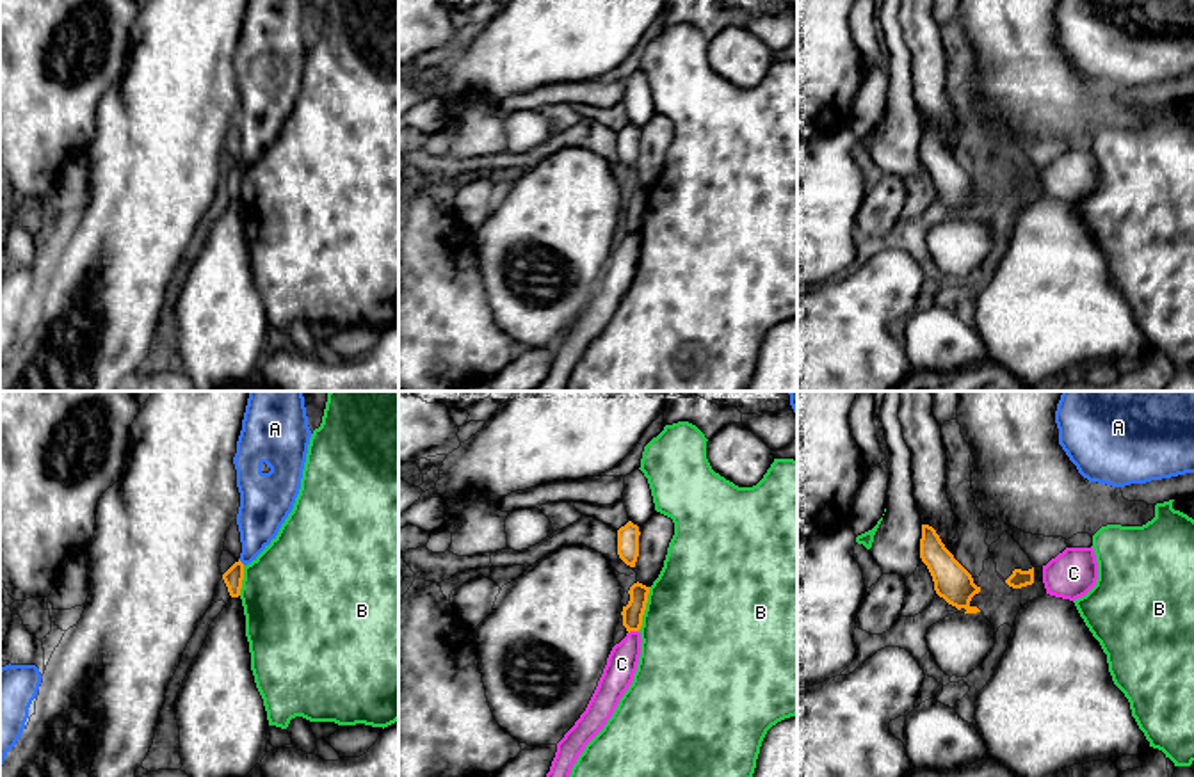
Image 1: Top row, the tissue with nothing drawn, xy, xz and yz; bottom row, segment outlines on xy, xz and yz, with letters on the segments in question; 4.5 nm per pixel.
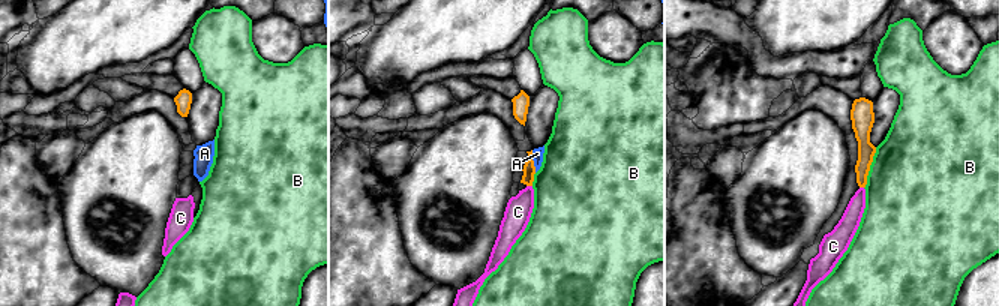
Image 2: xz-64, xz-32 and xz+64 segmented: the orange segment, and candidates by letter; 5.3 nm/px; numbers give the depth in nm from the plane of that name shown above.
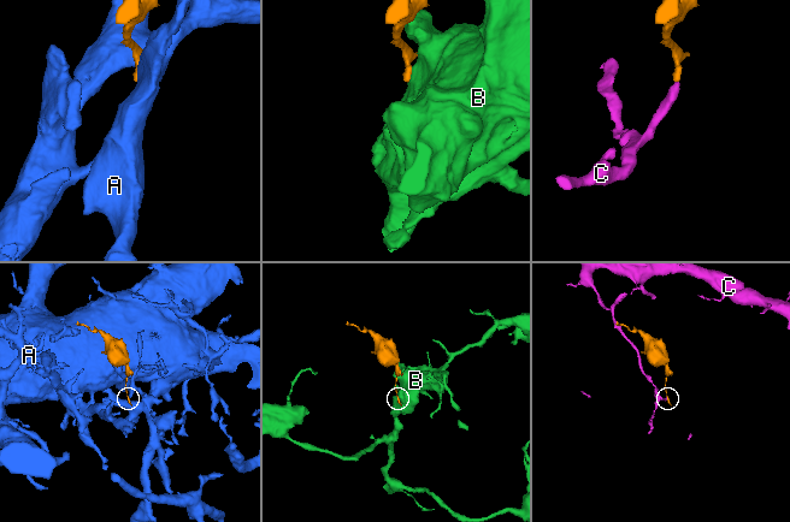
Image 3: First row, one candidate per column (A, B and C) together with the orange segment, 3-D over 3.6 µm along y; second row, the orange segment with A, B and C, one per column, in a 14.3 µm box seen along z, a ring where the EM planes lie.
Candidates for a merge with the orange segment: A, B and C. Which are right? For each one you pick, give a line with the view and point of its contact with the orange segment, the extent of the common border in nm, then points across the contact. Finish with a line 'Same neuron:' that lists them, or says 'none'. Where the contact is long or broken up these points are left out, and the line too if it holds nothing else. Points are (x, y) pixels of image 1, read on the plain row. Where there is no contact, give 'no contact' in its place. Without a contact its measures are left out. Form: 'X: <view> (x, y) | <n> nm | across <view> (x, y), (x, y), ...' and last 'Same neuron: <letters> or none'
B: xz (645, 210) | 200 nm
Same neuron: B

